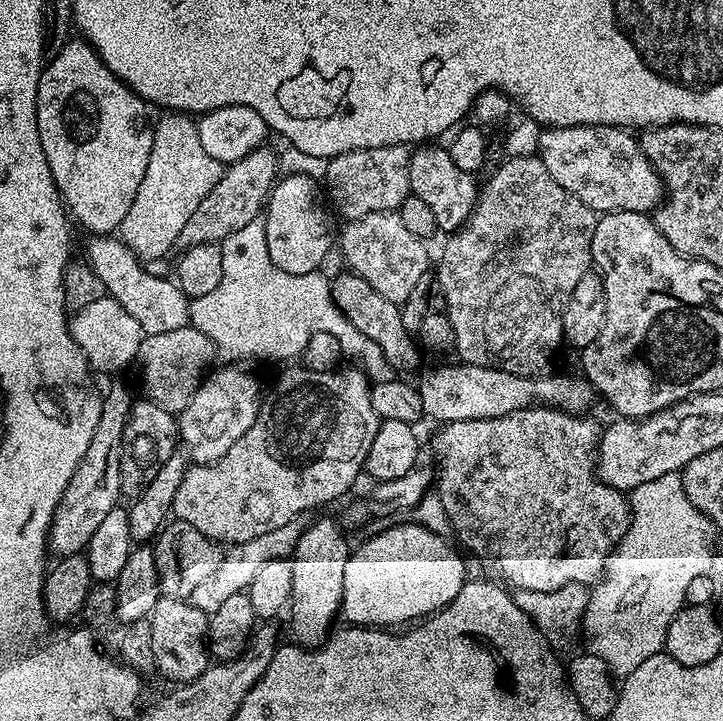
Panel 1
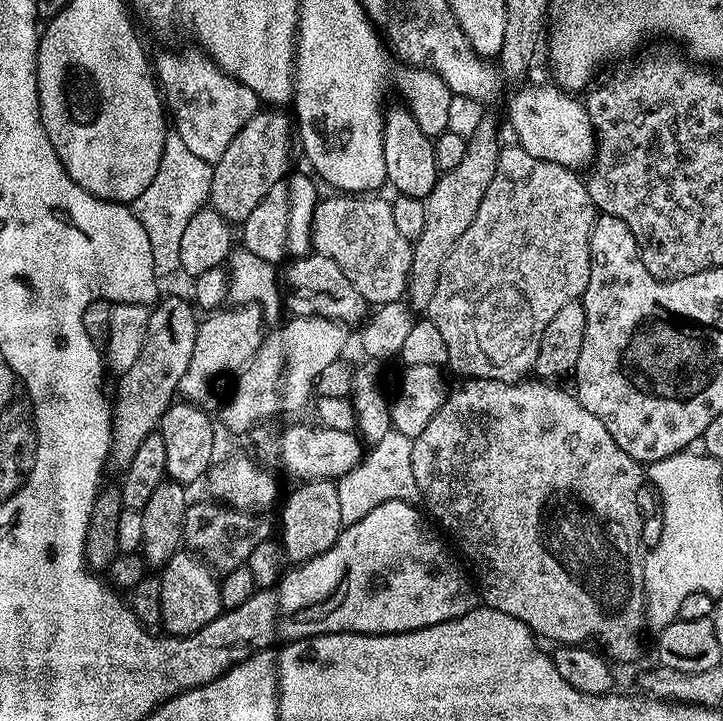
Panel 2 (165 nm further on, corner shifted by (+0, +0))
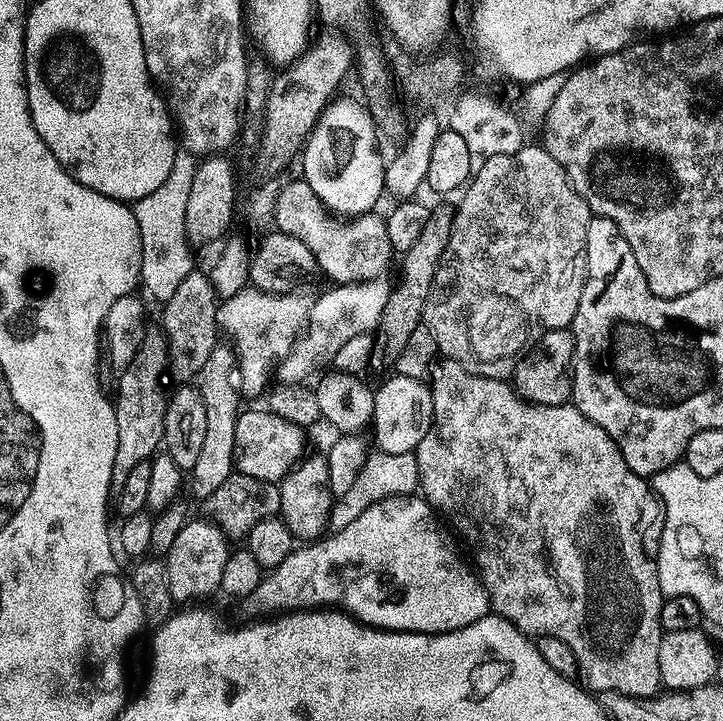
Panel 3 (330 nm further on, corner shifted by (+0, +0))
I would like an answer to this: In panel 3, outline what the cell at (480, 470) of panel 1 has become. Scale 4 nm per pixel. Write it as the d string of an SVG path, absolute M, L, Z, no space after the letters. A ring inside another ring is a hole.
M441 359L432 365L430 373L430 387L432 390L432 428L426 434L426 438L422 438L422 442L417 444L415 456L417 458L417 468L419 474L419 491L425 500L432 505L433 508L439 510L446 517L447 523L457 528L462 535L468 540L476 540L476 560L474 559L474 568L481 580L484 582L484 588L488 592L488 602L493 613L499 614L505 620L509 620L519 632L524 633L529 638L538 636L553 636L554 638L562 638L562 642L566 642L566 646L570 646L570 650L574 650L574 658L576 659L576 667L578 676L581 681L593 693L603 694L606 692L617 692L623 696L639 696L641 698L651 698L661 691L660 671L658 670L658 646L660 645L660 615L662 614L662 602L665 594L660 589L658 582L658 570L656 569L655 559L644 549L644 536L640 533L640 523L644 520L644 503L650 497L650 484L645 477L634 474L630 470L630 466L626 466L626 462L622 458L622 454L618 450L618 446L610 438L610 434L606 434L606 430L602 430L602 426L598 426L594 422L590 422L590 418L586 418L586 414L582 414L571 403L559 404L558 406L542 406L541 404L529 404L524 397L517 394L515 387L511 383L504 380L495 380L494 378L486 378L474 374L470 370L466 370L458 362L453 360Z

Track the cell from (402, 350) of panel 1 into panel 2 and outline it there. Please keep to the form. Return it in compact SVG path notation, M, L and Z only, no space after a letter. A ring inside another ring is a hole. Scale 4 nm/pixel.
M307 254L289 259L282 268L282 284L285 289L288 287L292 291L286 296L286 308L289 308L292 316L321 316L345 326L353 326L356 323L359 325L369 315L368 301L358 294L358 290L354 290L354 285L346 274L342 274L338 262L330 262L330 258L325 256Z

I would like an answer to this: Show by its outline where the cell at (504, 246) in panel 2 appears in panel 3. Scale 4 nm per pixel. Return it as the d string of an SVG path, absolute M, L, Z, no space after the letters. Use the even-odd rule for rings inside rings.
M528 142L514 154L498 154L497 157L490 158L482 170L472 174L460 198L460 205L452 212L450 242L446 242L446 250L442 250L442 258L434 270L434 282L430 286L430 294L424 303L422 322L430 330L430 334L434 334L434 342L443 359L458 362L463 368L479 376L504 380L515 372L520 357L525 355L528 349L536 347L536 343L546 333L571 325L588 277L586 226L590 226L594 213L589 210L588 203L576 193L574 186L568 181L568 175L562 170L562 166L558 166L558 162L554 162L554 158L550 158L548 151L539 143L530 144Z

